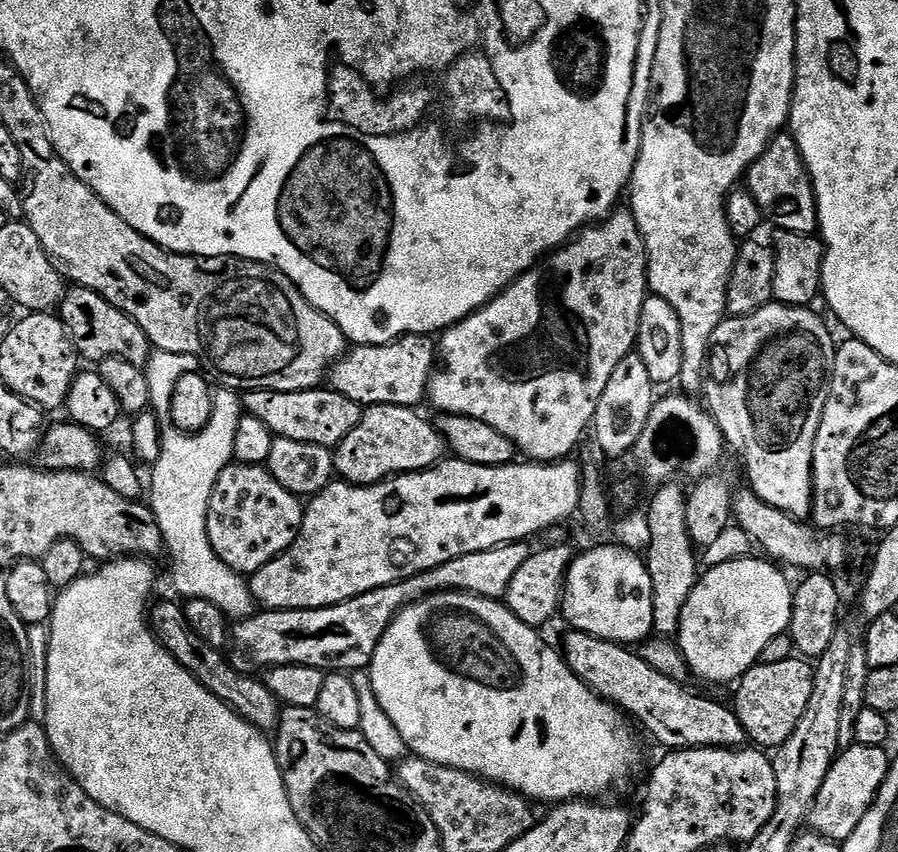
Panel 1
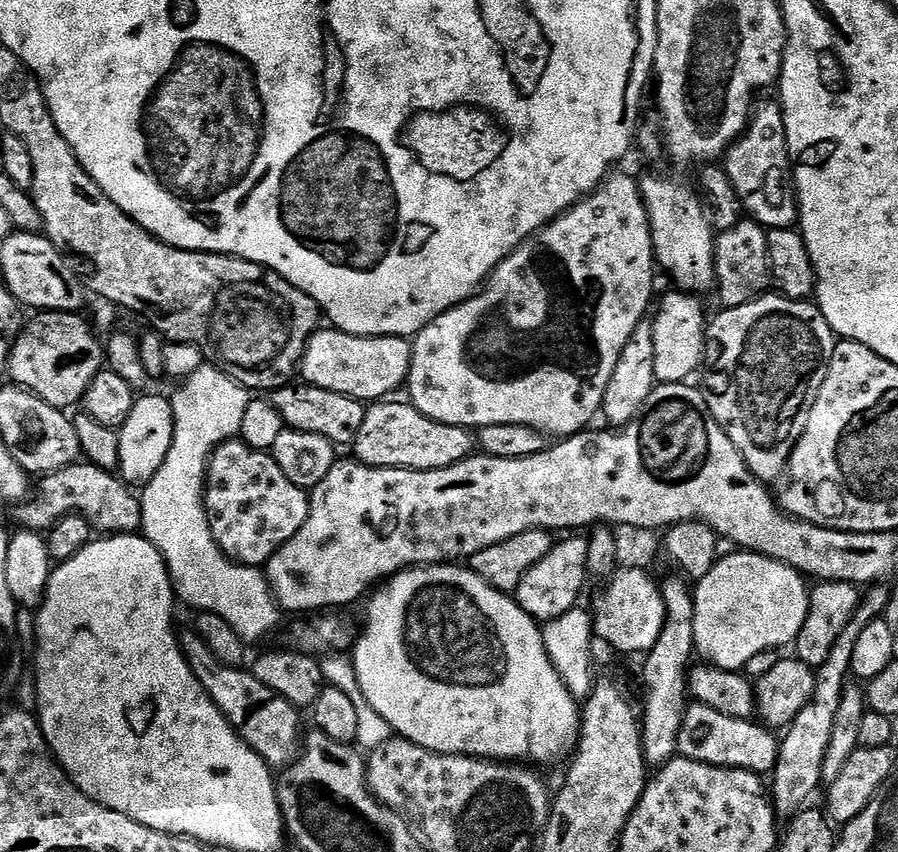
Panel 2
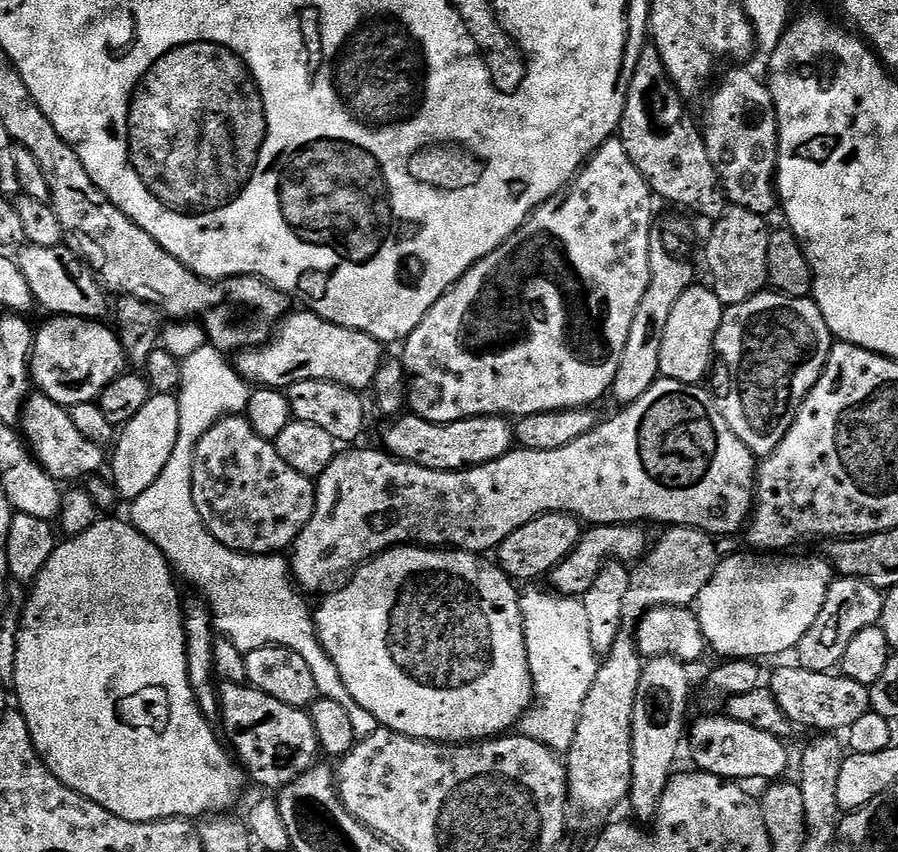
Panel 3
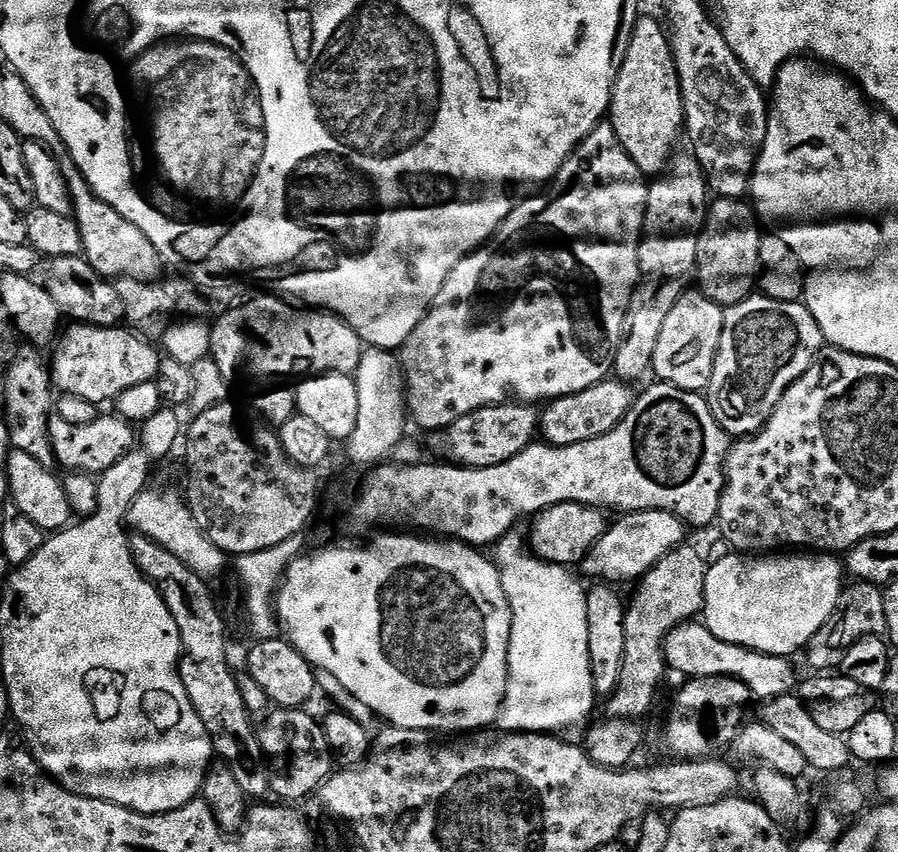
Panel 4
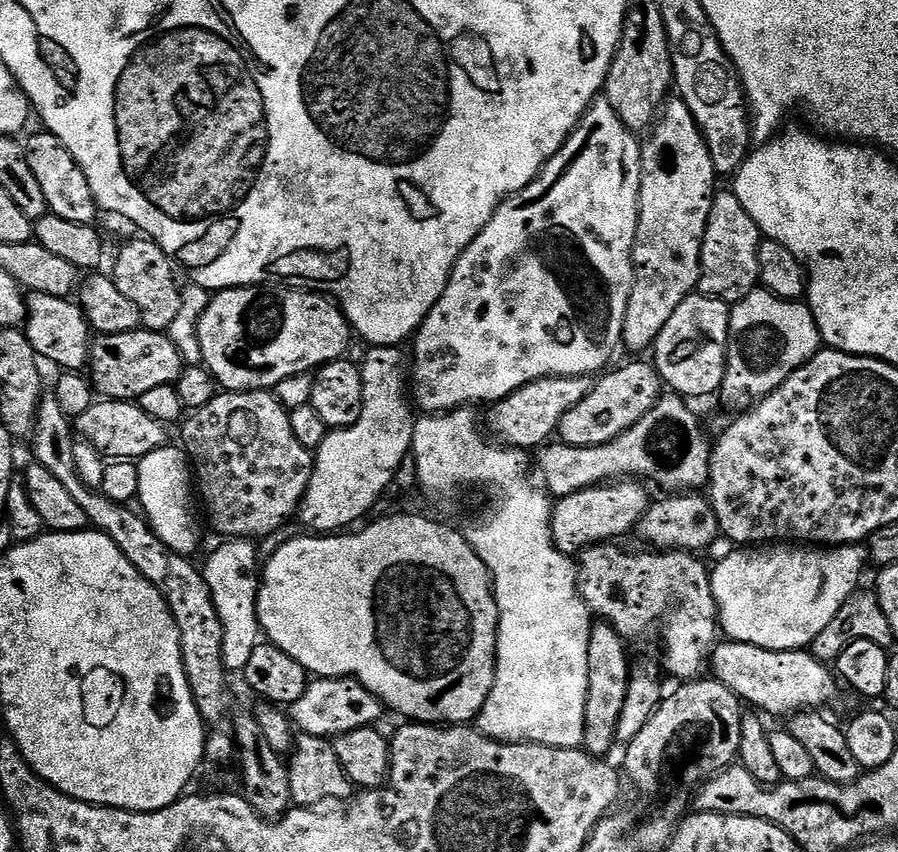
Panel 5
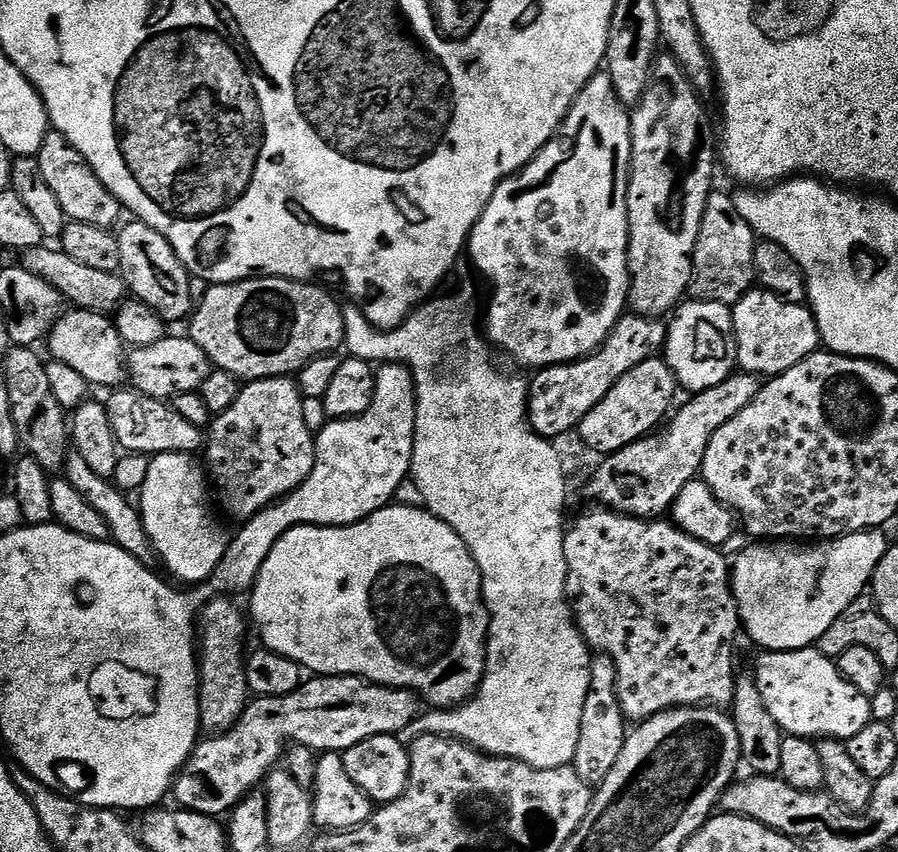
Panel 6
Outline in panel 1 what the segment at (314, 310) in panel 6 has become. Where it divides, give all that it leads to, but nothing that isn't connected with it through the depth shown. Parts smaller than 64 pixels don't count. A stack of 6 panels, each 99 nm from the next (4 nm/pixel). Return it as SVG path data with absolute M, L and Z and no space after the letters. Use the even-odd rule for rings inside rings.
M431 335L401 336L388 344L349 347L330 369L330 387L361 406L393 404L416 408L419 400L427 397L428 383L437 367L438 344Z

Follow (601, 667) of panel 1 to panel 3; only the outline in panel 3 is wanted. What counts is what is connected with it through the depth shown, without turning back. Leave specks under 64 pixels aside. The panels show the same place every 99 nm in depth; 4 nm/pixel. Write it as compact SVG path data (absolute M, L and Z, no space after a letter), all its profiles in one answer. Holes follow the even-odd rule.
M720 714L720 716L704 716L700 721L693 723L690 728L690 748L692 744L692 760L697 769L702 772L709 772L715 776L721 776L724 780L734 780L737 782L749 782L748 780L768 780L764 782L776 782L781 779L780 776L788 768L788 748L781 737L775 736L774 734L766 734L766 730L754 730L754 726L746 726L746 722L738 722L737 720L732 720L726 714Z

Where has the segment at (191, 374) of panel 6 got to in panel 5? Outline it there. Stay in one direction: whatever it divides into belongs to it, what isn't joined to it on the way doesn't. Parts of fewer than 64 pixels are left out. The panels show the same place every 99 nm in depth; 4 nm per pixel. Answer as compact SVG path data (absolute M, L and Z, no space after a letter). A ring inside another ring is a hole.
M137 330L113 336L97 335L90 344L90 383L101 397L139 401L146 390L175 385L186 365L168 334Z

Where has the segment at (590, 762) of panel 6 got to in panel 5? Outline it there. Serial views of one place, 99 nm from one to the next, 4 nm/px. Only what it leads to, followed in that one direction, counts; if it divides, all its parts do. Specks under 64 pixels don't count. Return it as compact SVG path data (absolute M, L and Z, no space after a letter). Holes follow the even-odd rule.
M595 623L590 634L590 645L587 650L587 698L586 698L586 723L583 727L583 749L597 758L609 755L608 752L616 744L618 719L621 718L622 705L625 702L631 676L631 661L628 660L626 642L614 630L610 624Z

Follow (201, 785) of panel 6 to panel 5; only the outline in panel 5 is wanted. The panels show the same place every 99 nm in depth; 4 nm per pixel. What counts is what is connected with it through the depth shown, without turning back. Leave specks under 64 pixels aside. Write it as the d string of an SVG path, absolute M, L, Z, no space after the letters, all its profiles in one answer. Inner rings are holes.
M326 676L313 679L309 683L308 689L302 694L302 698L298 698L298 702L291 705L290 719L303 735L335 738L346 734L350 730L373 727L377 723L376 719L383 712L386 712L385 705L381 704L373 692L366 690L366 686L362 686L359 680L351 676Z

